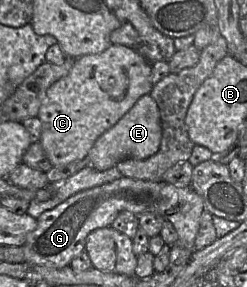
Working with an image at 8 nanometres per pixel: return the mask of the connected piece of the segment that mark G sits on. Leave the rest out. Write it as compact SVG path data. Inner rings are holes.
M123 176L110 183L80 191L67 198L53 209L43 212L37 218L36 229L28 234L26 242L23 245L25 256L25 262L23 263L45 265L54 268L69 266L70 262L84 251L86 237L89 233L98 228L109 227L118 214L123 211L129 211L135 215L151 212L162 216L165 220L173 224L179 236L177 244L189 250L196 251L195 238L199 231L200 218L204 210L202 197L190 186L178 187L163 180L155 182Z

